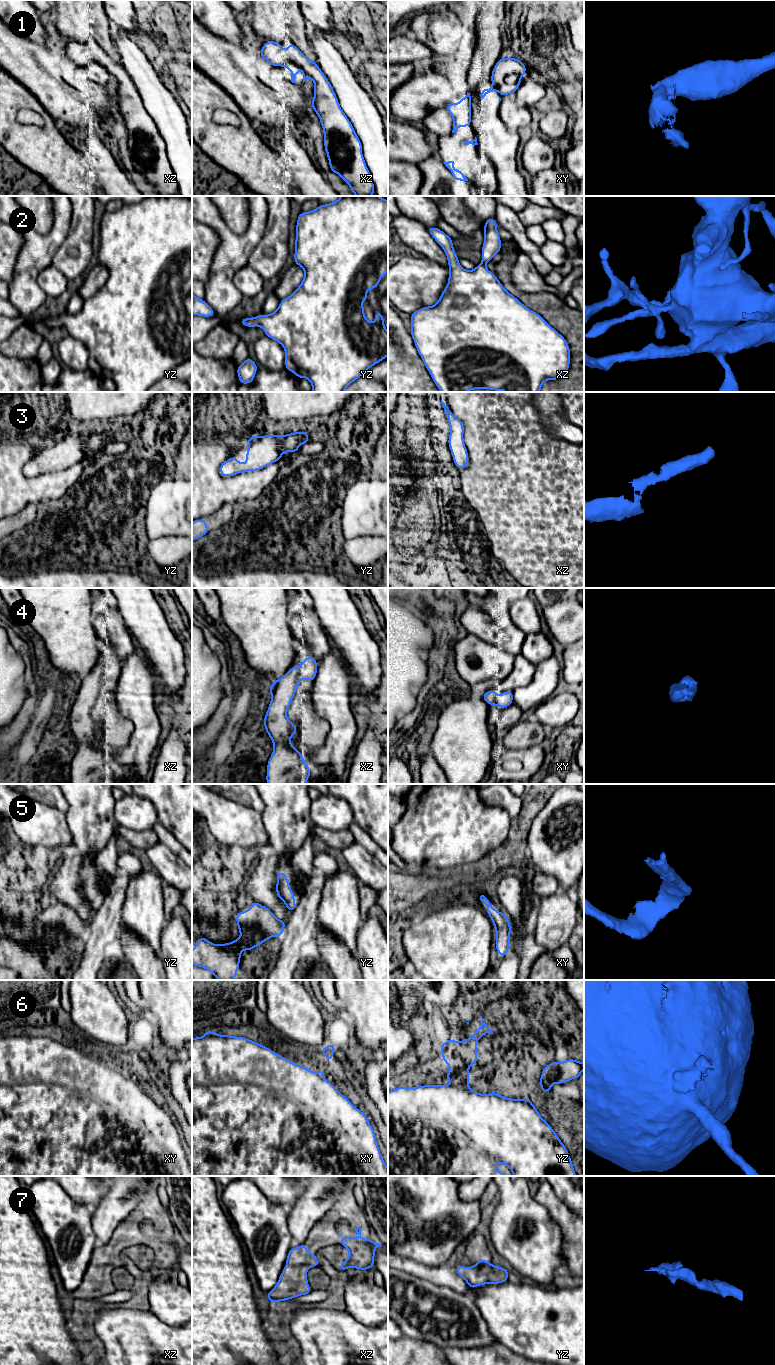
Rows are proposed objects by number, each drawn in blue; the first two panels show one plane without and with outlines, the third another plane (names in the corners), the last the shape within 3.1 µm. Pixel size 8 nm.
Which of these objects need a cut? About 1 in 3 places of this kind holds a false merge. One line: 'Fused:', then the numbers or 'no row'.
Fused: no row

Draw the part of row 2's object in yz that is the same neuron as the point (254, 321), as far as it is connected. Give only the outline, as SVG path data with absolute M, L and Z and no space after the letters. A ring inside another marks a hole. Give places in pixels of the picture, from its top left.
M341 196L337 201L319 205L309 212L301 212L297 218L294 263L304 270L304 279L298 288L287 298L280 301L277 310L269 315L260 314L252 318L242 318L245 327L260 326L265 335L281 344L285 351L285 368L297 378L306 378L312 385L311 392L344 392L356 379L375 364L388 356L388 331L385 328L383 314L375 311L375 322L370 323L364 315L362 301L368 301L367 291L377 289L384 274L388 272L388 201L378 196Z

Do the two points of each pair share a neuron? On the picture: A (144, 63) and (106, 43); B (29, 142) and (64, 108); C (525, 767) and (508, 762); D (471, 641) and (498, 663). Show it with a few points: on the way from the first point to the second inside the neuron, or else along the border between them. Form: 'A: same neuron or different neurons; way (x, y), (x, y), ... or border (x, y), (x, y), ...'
A: different neurons; border (118, 53), (120, 61)
B: different neurons; border (37, 100), (53, 118)
C: same neuron; way (521, 767), (518, 764), (512, 764)
D: same neuron; way (478, 648), (491, 661)

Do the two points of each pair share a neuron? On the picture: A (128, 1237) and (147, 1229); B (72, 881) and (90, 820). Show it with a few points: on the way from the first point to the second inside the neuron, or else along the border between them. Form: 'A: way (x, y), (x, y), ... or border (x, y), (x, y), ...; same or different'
A: border (147, 1218), (140, 1223), (141, 1233); different
B: way (73, 866), (83, 850), (86, 835); same

